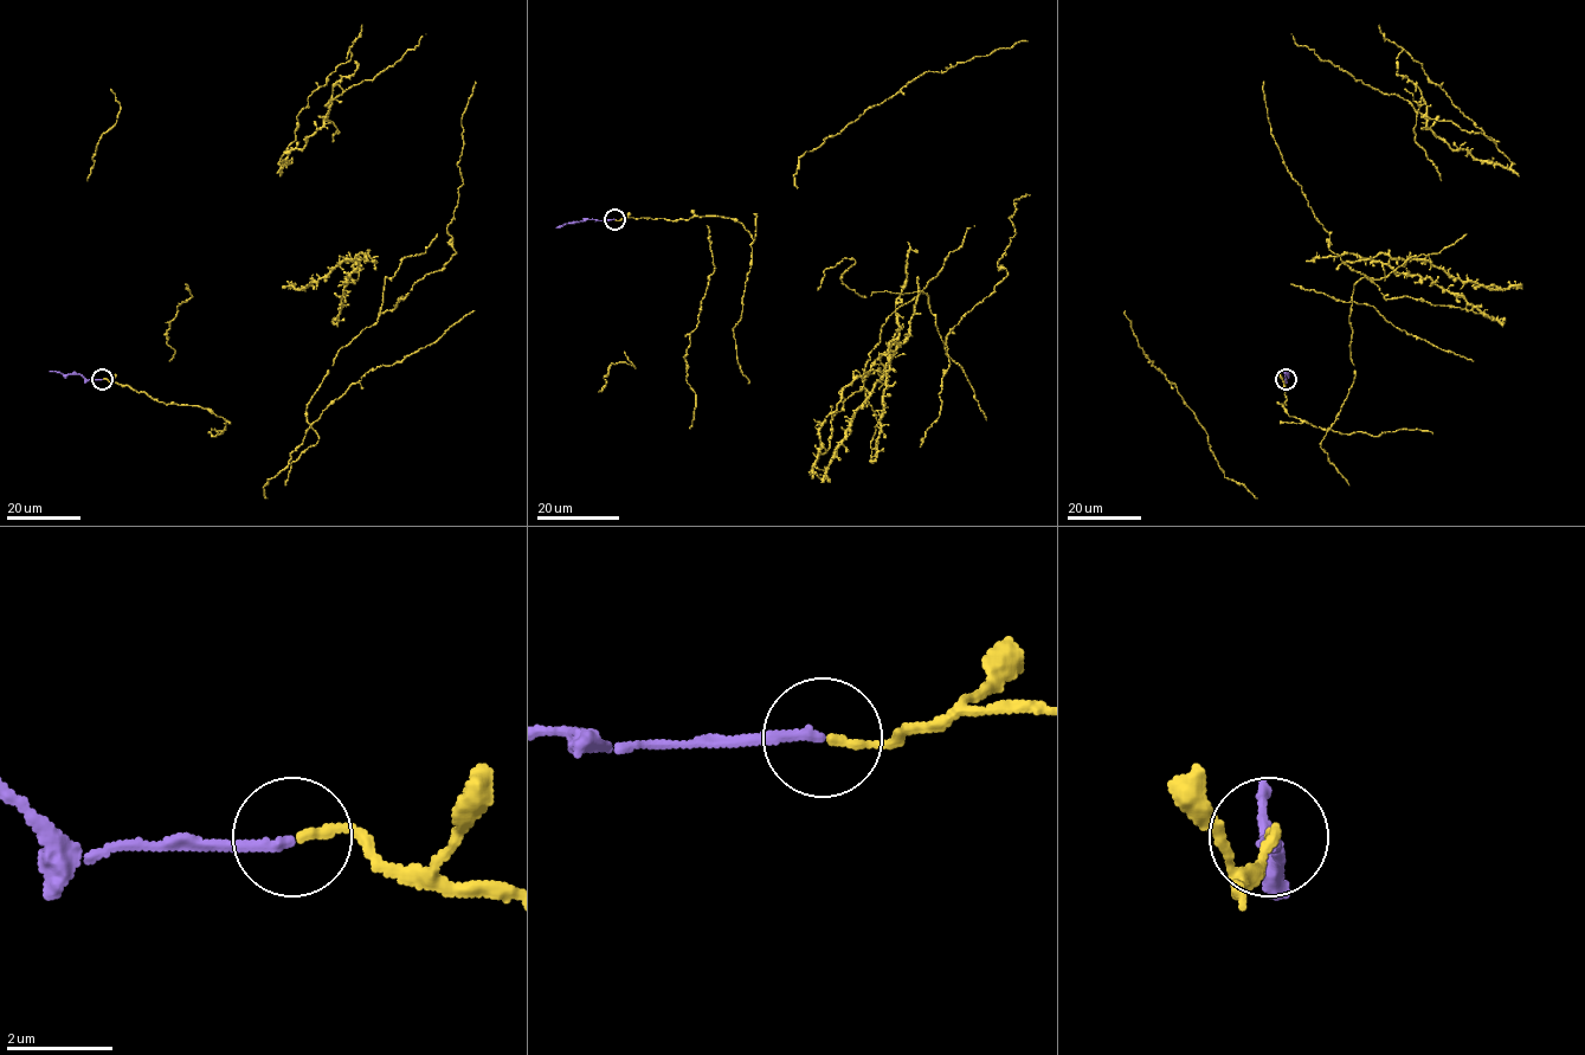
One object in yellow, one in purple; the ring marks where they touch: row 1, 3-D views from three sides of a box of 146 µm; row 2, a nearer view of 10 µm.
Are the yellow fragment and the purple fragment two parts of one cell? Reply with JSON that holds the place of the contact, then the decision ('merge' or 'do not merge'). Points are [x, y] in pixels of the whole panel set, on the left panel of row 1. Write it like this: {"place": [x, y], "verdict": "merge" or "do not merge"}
{"place": [102, 379], "verdict": "merge"}

